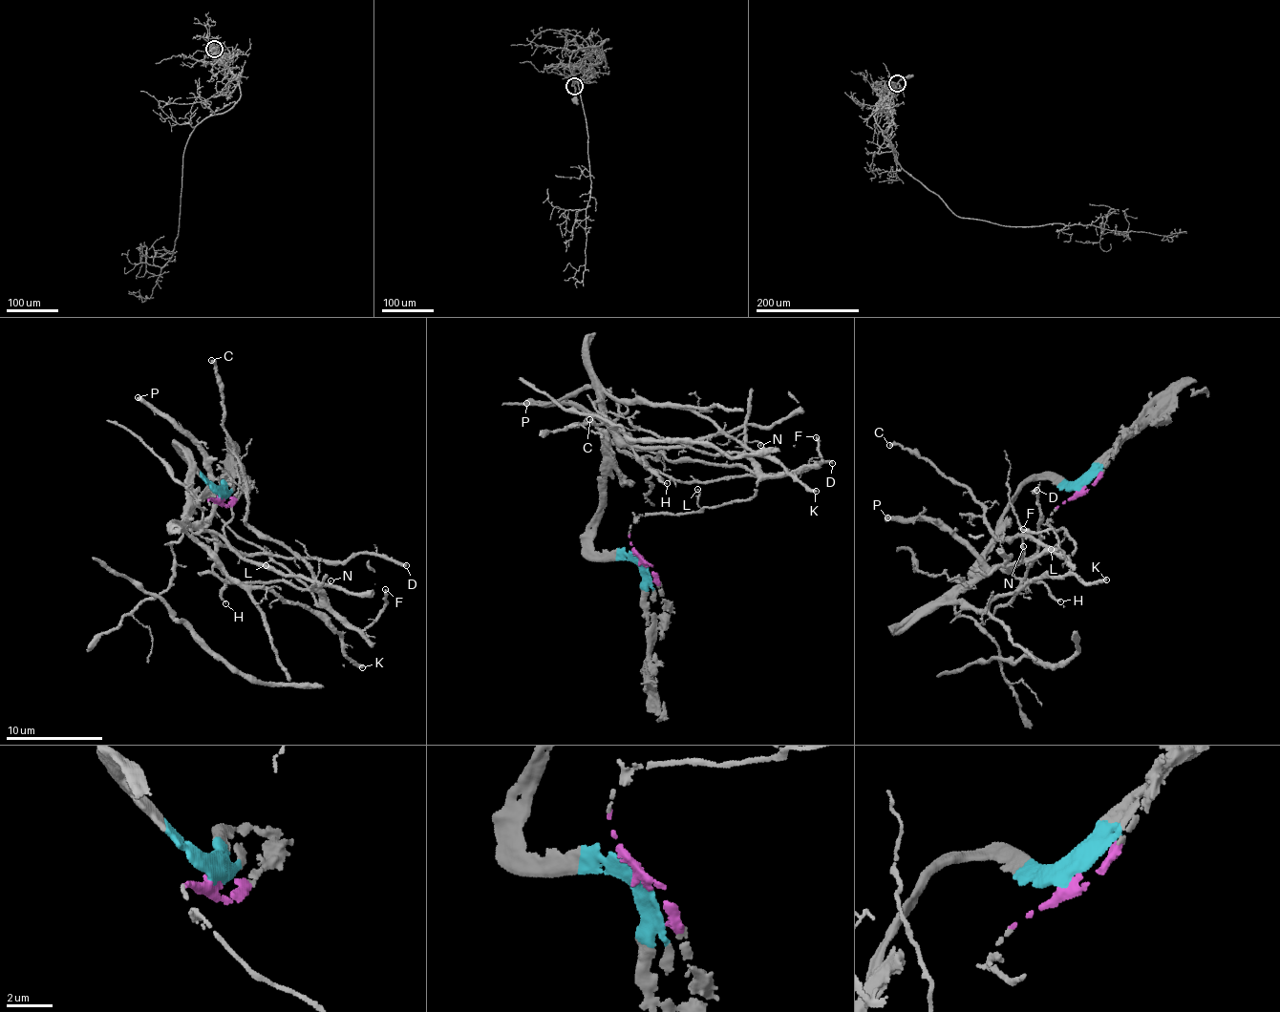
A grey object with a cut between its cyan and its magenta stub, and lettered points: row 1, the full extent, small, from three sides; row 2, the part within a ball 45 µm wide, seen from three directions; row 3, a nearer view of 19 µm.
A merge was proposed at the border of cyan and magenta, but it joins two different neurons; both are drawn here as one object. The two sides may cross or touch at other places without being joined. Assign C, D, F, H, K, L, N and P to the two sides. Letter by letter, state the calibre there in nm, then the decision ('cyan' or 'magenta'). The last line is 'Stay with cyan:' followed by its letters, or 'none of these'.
C: 280 nm | magenta
D: 240 nm | cyan
F: 240 nm | magenta
H: 150 nm | cyan
K: 280 nm | cyan
L: 130 nm | magenta
N: 100 nm | magenta
P: 400 nm | cyan
Stay with cyan: D, H, K, P

